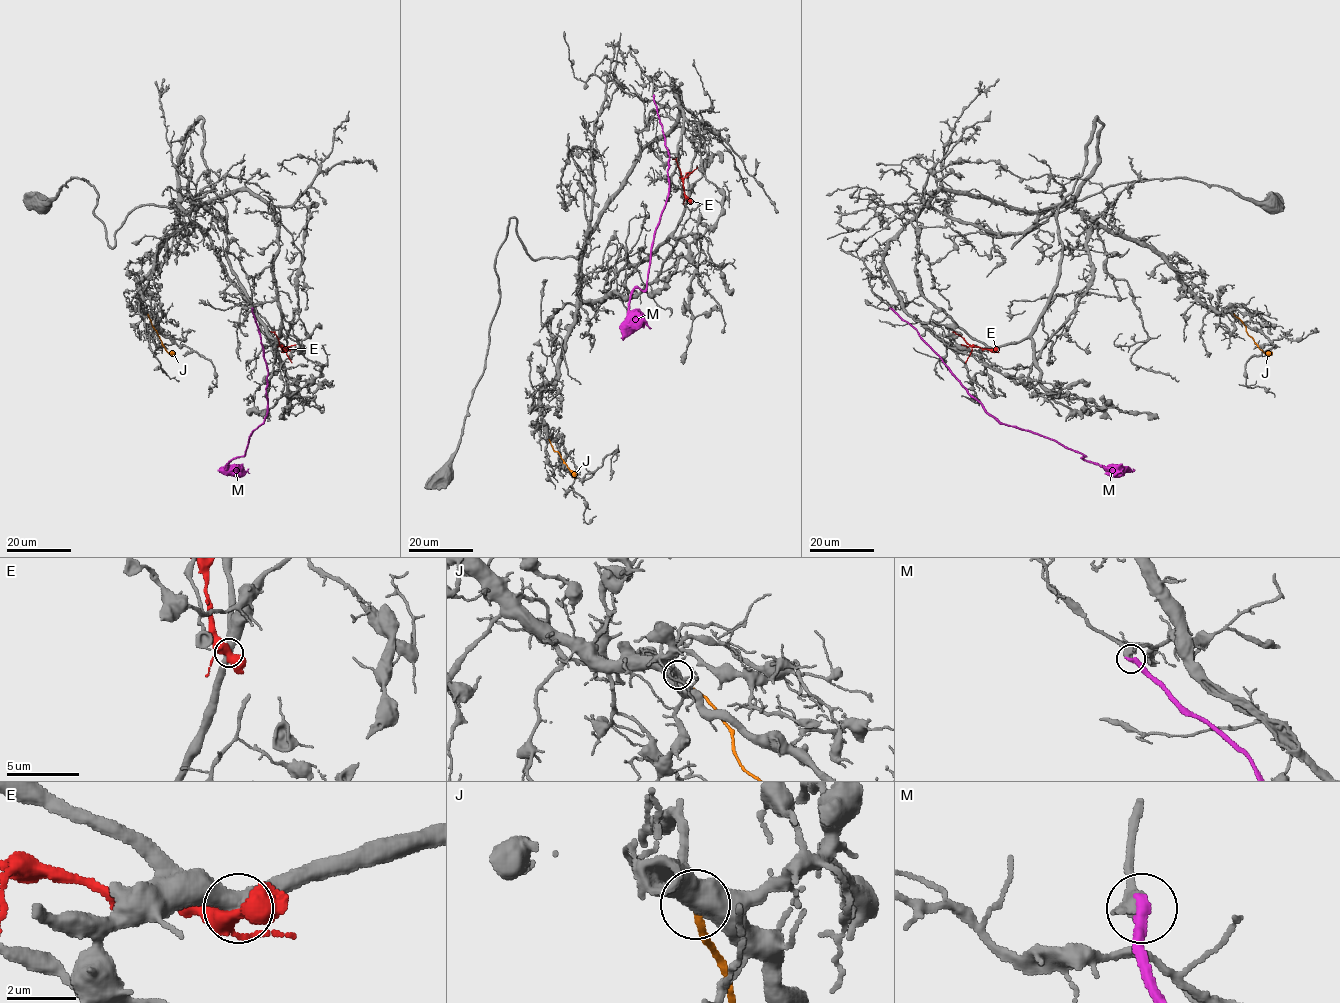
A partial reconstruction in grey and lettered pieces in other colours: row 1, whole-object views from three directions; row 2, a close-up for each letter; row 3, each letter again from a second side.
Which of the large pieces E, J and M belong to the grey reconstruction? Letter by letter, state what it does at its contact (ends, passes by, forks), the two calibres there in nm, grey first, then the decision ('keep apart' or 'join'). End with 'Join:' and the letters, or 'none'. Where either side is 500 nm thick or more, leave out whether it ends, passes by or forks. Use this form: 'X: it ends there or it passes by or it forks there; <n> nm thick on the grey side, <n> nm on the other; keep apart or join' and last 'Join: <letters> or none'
E: it forks there; 460 nm thick on the grey side, 460 nm on the other; keep apart
J: 550 nm thick on the grey side, 180 nm on the other; keep apart
M: it ends there; 380 nm thick on the grey side, 400 nm on the other; keep apart
Join: none

